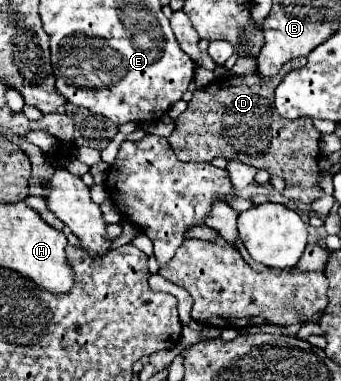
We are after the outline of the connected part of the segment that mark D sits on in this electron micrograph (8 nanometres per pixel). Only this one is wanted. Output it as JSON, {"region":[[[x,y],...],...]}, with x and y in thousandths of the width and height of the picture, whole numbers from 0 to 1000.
{"region":[[[889,150],[859,155],[812,202],[765,202],[754,192],[718,202],[672,197],[578,234],[548,286],[513,312],[513,339],[490,365],[513,407],[531,423],[619,423],[625,412],[713,423],[836,470],[830,512],[853,528],[918,533],[947,517],[947,496],[935,491],[941,444],[930,433],[941,349],[906,307],[836,318],[801,276],[806,218],[824,218],[830,197],[894,165]]]}

